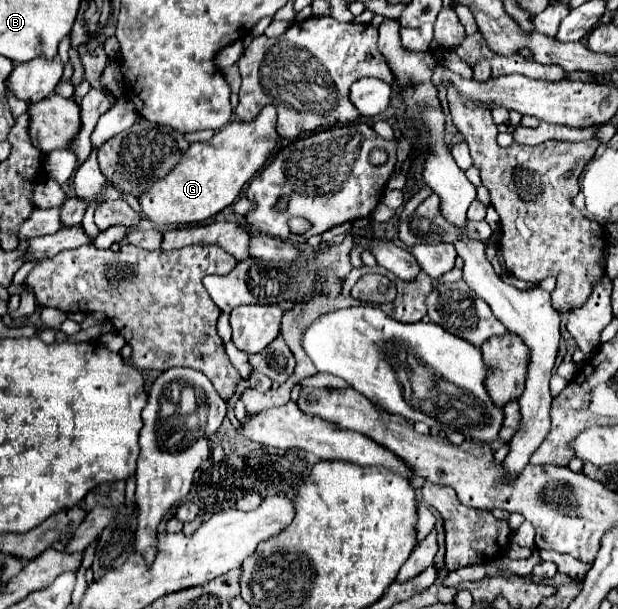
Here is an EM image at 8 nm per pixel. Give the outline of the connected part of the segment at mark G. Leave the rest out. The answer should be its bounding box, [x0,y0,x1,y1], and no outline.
[139,105,279,225]

